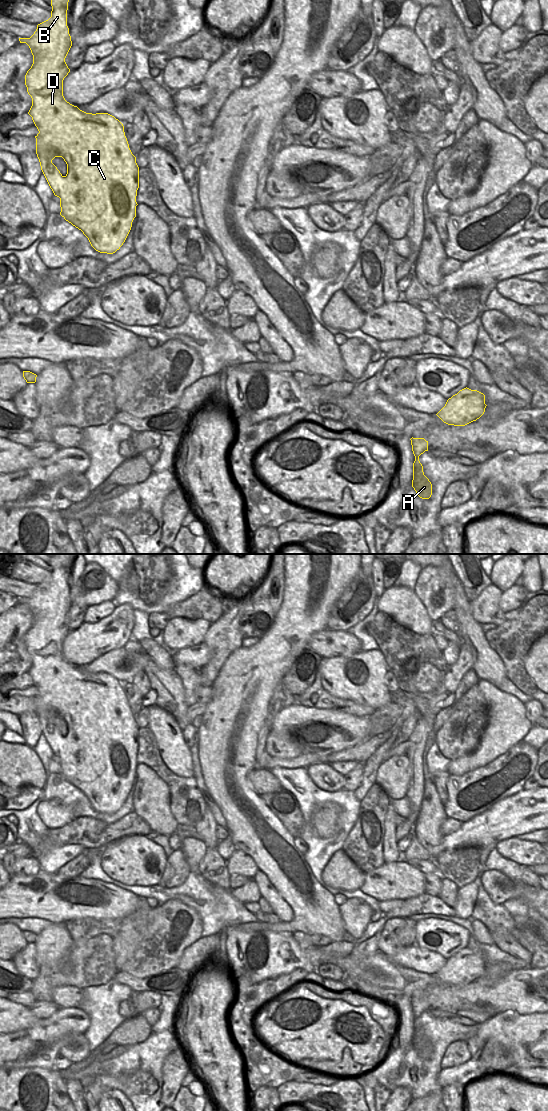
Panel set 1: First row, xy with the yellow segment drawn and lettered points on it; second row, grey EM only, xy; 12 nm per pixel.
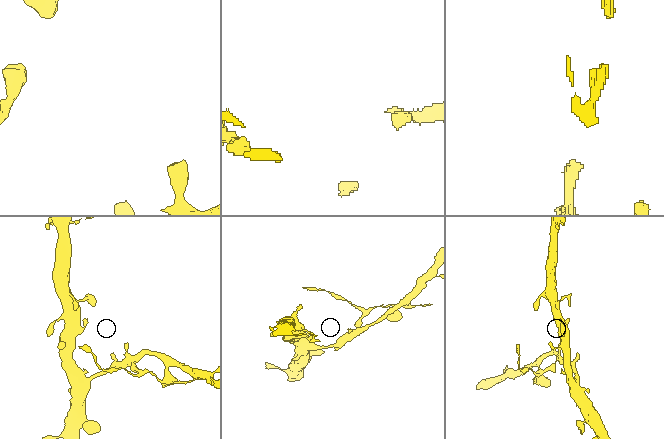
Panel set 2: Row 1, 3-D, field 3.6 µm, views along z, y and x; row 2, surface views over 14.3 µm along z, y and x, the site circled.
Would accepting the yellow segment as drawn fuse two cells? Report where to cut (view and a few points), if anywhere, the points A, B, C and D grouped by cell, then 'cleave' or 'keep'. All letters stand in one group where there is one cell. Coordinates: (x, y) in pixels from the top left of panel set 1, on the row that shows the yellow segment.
cut xy (415, 456), (418, 457); groups A / B C D; cleave

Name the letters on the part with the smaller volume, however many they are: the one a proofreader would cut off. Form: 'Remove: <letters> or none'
Remove: A

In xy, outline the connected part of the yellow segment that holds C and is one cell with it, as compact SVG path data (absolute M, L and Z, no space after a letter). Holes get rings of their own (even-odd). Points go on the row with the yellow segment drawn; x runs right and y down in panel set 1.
M51 0L51 17L38 24L30 38L19 38L20 43L29 46L33 55L33 64L25 75L27 92L32 98L28 114L39 131L35 136L36 154L50 188L54 195L60 198L60 215L81 230L96 251L113 254L125 242L136 217L139 167L129 148L124 126L118 119L108 113L86 113L67 102L63 96L63 80L70 72L65 58L72 46L67 26L68 2L69 0ZM55 157L62 157L66 162L65 176L52 163Z

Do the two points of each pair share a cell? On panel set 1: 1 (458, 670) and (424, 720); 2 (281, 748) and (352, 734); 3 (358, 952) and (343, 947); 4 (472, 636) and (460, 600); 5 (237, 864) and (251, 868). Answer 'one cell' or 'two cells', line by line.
1: one cell
2: two cells
3: two cells
4: one cell
5: one cell

